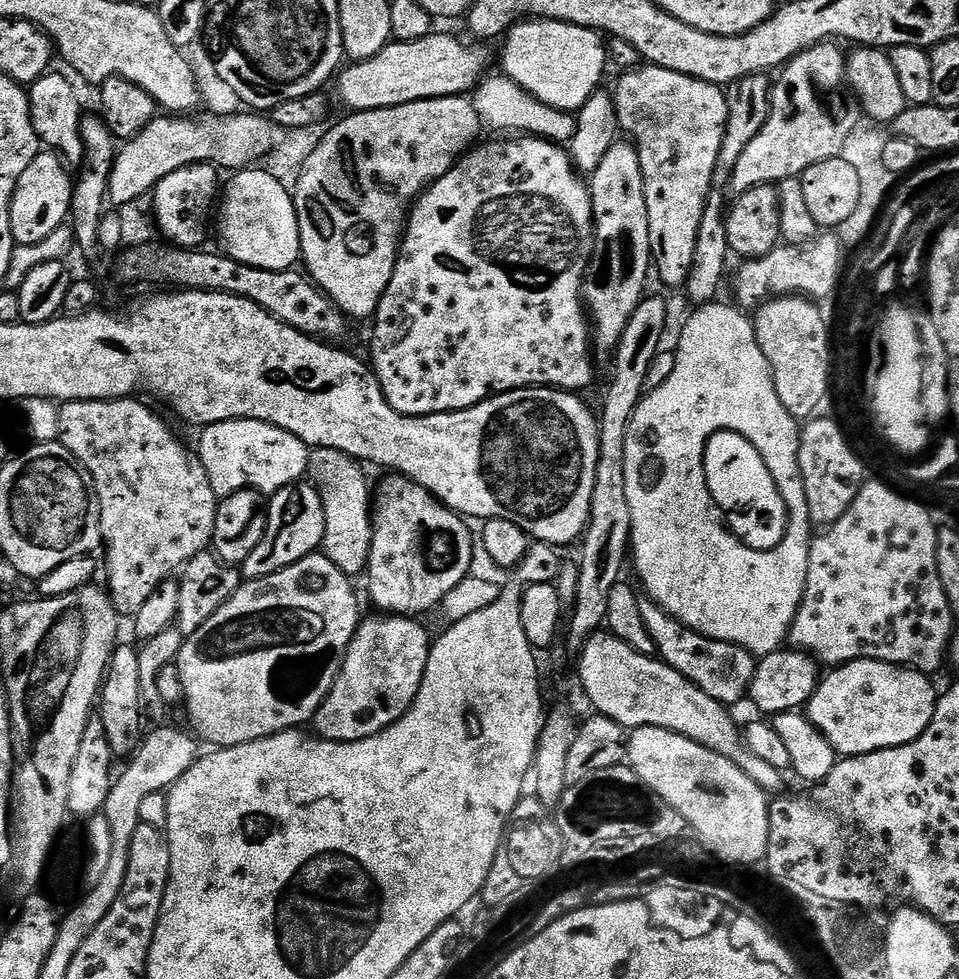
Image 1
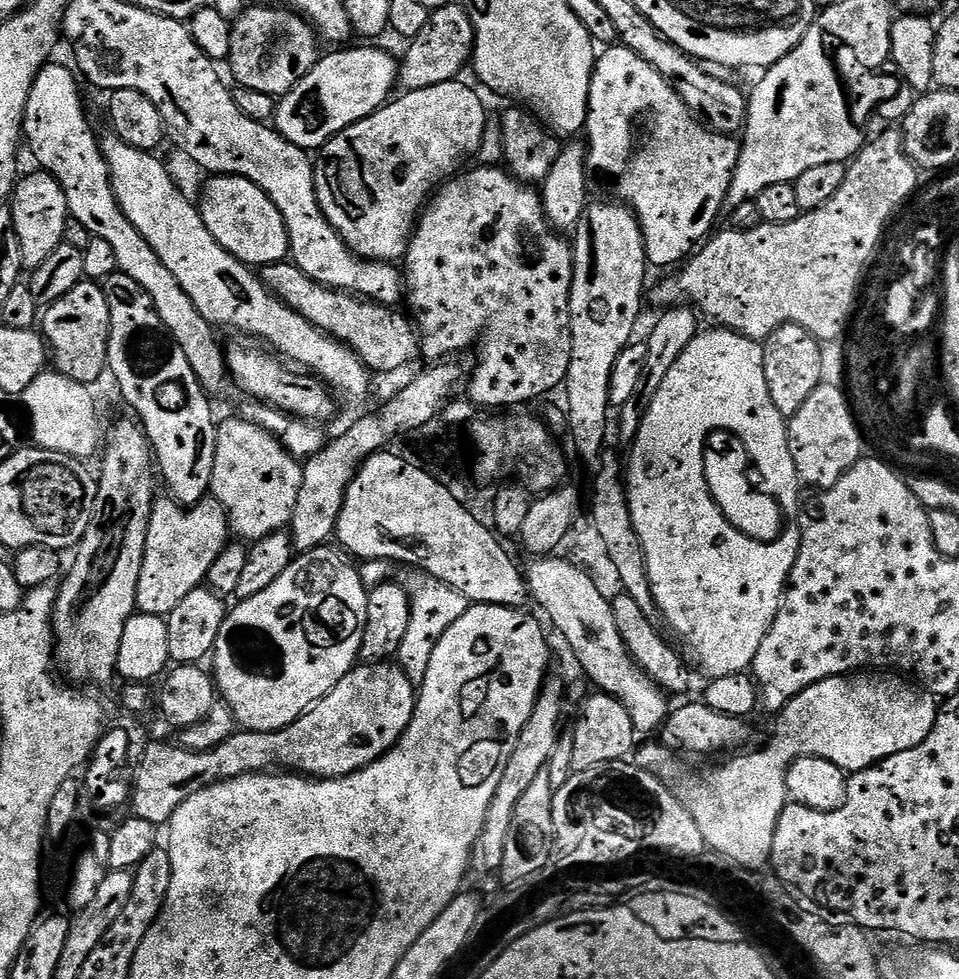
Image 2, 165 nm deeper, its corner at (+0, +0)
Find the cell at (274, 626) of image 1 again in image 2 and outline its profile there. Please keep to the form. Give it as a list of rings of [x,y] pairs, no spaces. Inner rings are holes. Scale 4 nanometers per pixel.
[[[325,546],[299,553],[262,594],[240,600],[237,608],[224,617],[210,657],[210,672],[217,693],[223,703],[232,708],[241,729],[273,732],[290,726],[327,692],[334,690],[346,673],[357,667],[366,630],[369,589],[364,587],[359,571],[351,568],[339,551],[330,549]]]

